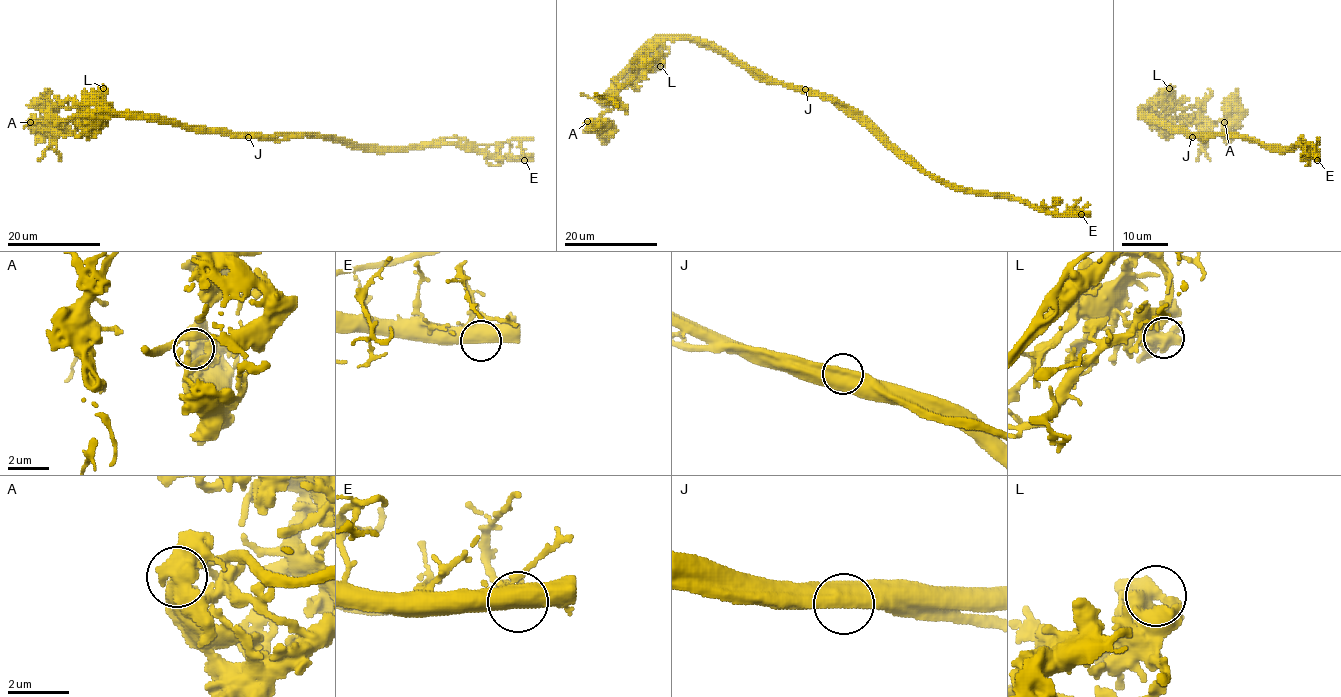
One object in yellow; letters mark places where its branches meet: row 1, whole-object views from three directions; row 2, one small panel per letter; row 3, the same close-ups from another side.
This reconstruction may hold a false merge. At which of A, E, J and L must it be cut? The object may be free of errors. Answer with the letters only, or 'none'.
J

